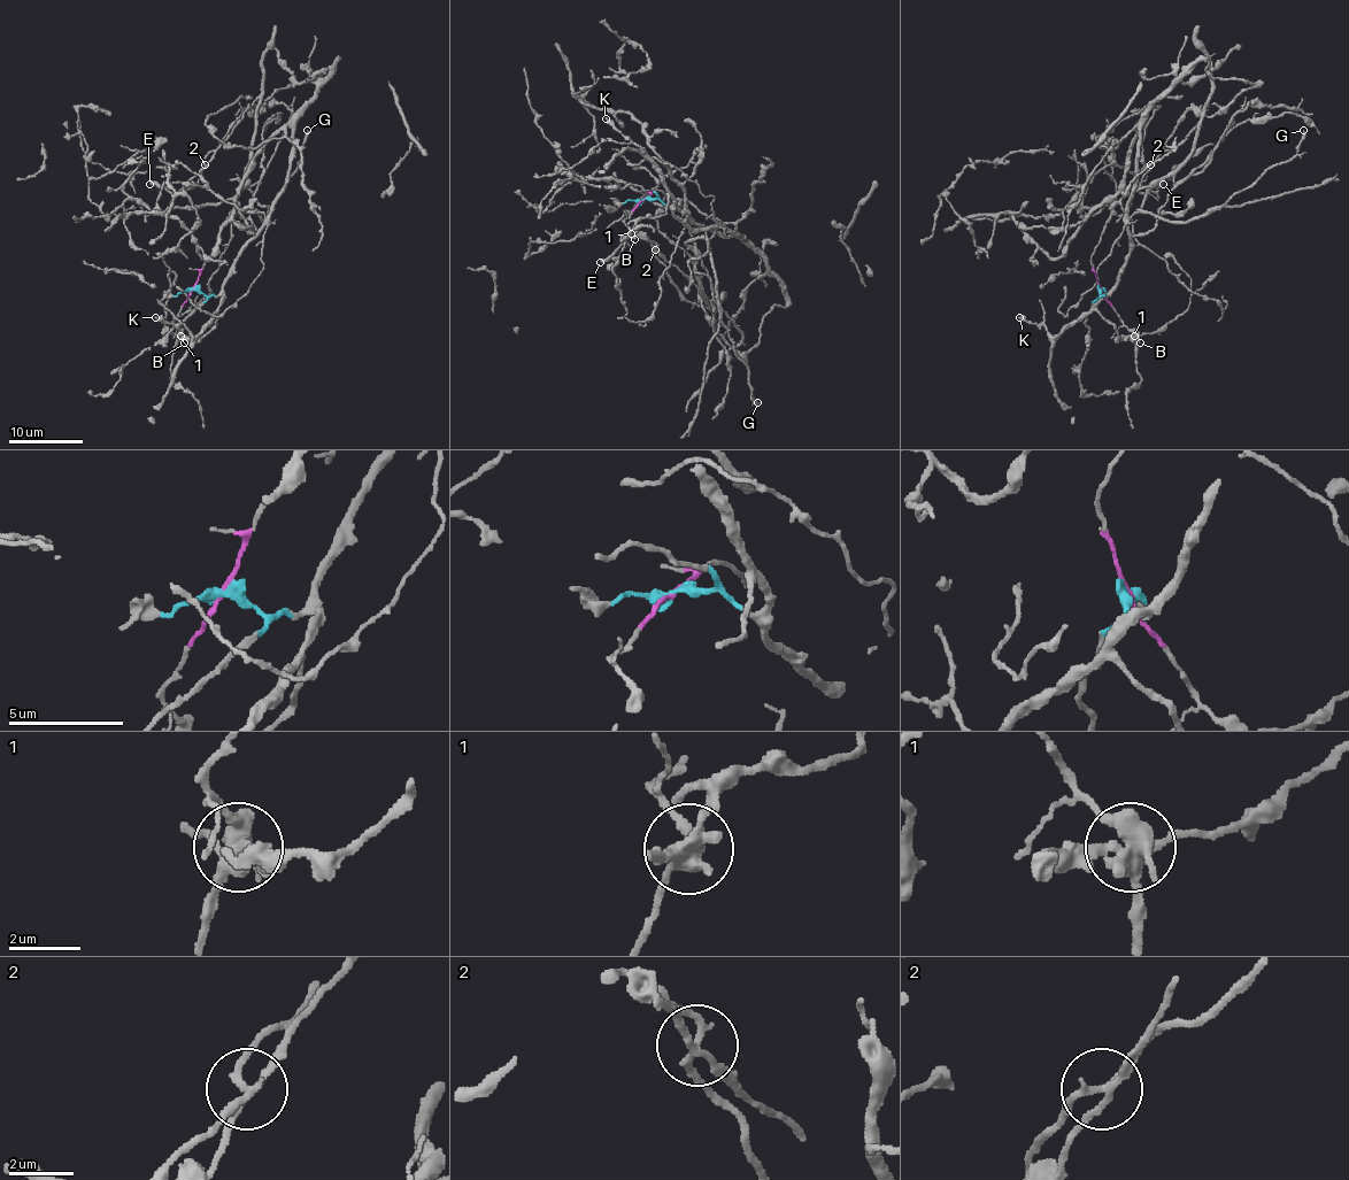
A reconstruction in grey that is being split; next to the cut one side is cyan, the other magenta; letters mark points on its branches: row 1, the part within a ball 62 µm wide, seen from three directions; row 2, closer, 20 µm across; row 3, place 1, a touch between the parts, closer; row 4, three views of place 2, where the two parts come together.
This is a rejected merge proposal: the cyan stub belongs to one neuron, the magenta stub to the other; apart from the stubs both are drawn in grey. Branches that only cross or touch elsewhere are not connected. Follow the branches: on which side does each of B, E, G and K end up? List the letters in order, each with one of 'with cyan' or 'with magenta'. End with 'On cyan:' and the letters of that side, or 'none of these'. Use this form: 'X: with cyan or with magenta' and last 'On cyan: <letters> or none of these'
B: with magenta
E: with magenta
G: with magenta
K: with cyan
On cyan: K

